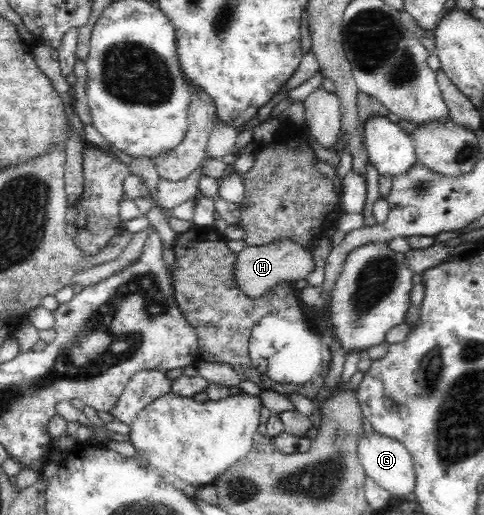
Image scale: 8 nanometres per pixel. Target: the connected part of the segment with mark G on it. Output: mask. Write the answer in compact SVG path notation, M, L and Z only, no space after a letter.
M380 433L361 434L357 441L359 459L365 474L372 478L378 486L390 493L394 498L406 498L415 492L416 473L413 460L408 449L396 439L382 436Z

